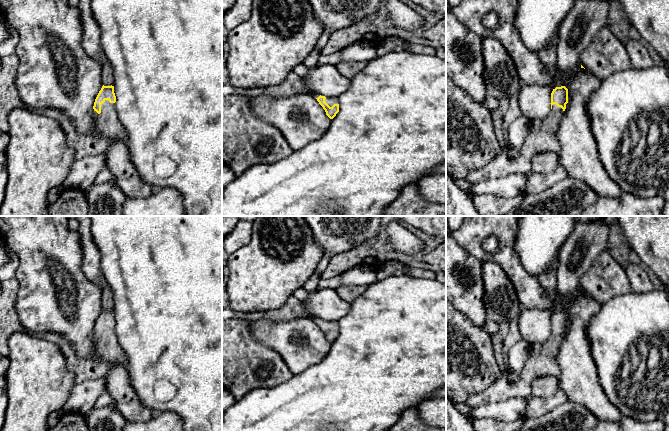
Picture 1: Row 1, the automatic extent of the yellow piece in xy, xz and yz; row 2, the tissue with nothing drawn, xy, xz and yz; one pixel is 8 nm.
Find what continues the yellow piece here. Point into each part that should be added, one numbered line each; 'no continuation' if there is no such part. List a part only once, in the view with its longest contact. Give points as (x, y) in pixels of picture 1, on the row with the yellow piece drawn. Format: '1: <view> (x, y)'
1: xy (108, 127)

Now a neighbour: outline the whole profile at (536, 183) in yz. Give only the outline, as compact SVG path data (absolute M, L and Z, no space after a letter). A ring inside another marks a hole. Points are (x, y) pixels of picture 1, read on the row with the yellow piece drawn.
M561 166L558 167L555 171L546 174L528 174L526 182L526 193L540 194L541 192L555 185L557 182L566 178L567 172Z

